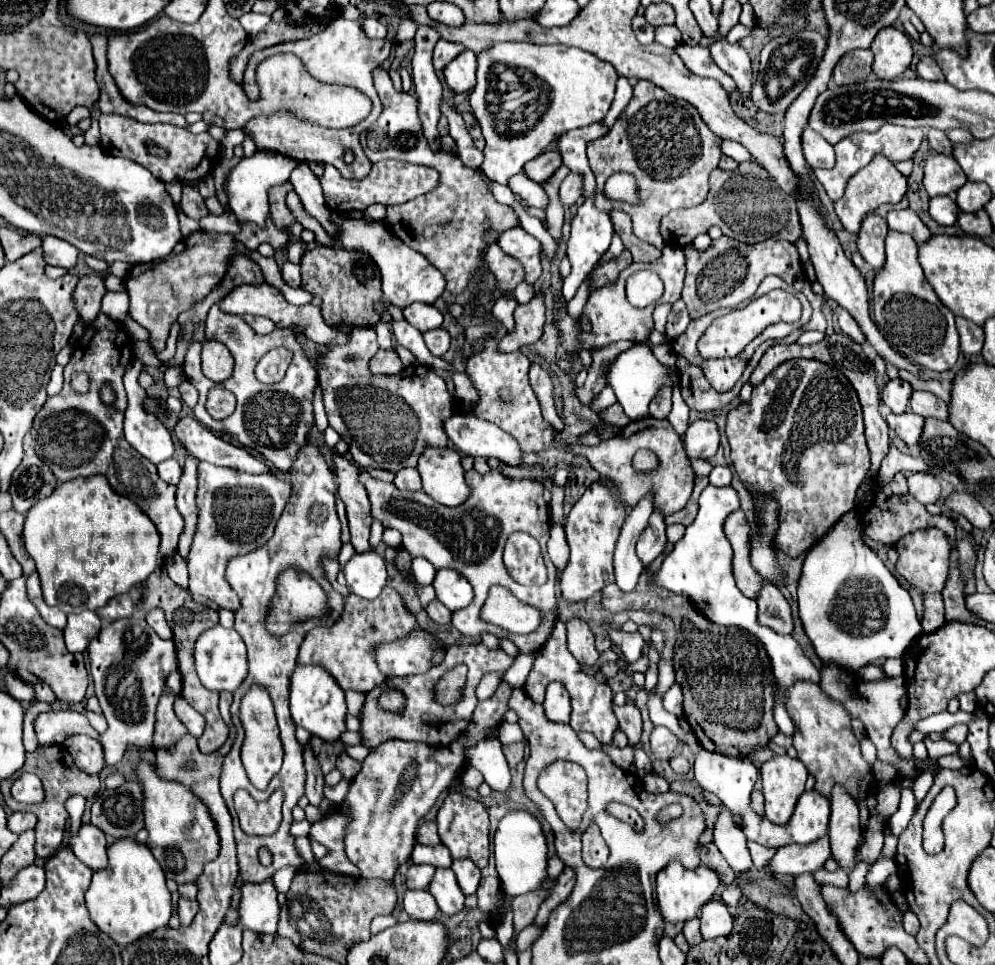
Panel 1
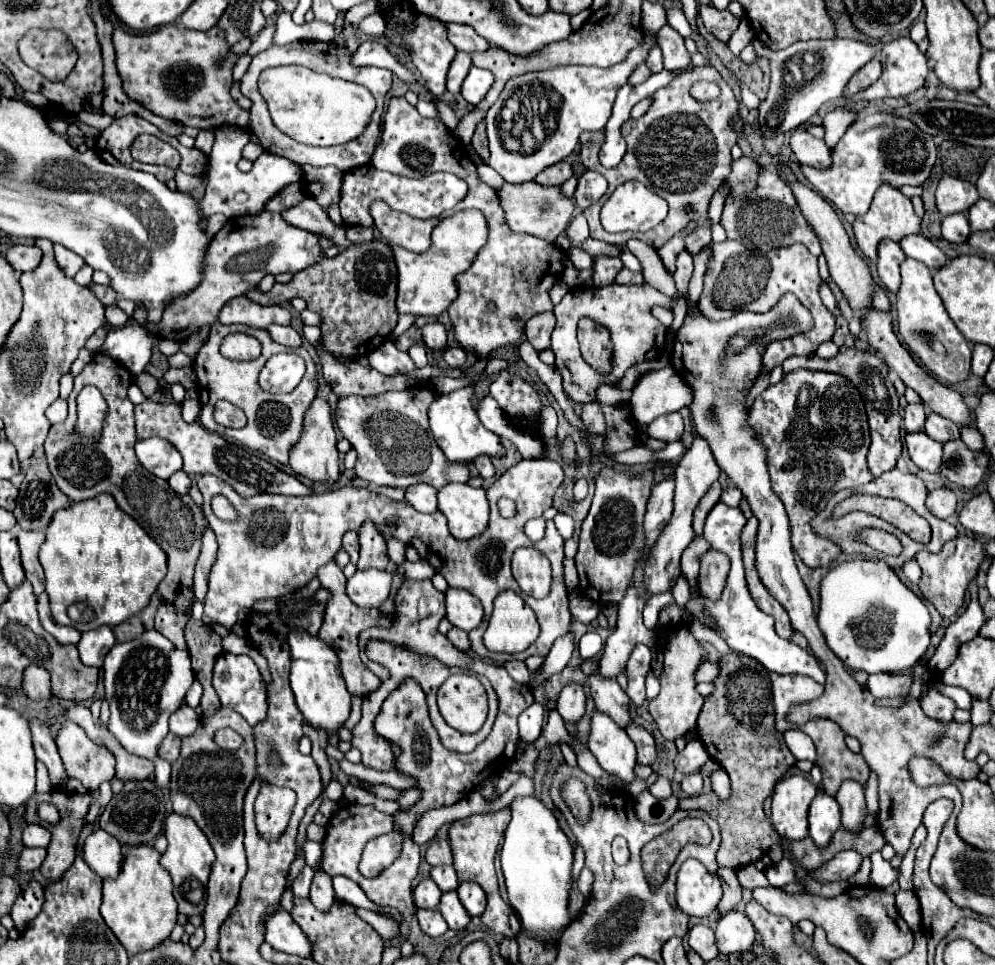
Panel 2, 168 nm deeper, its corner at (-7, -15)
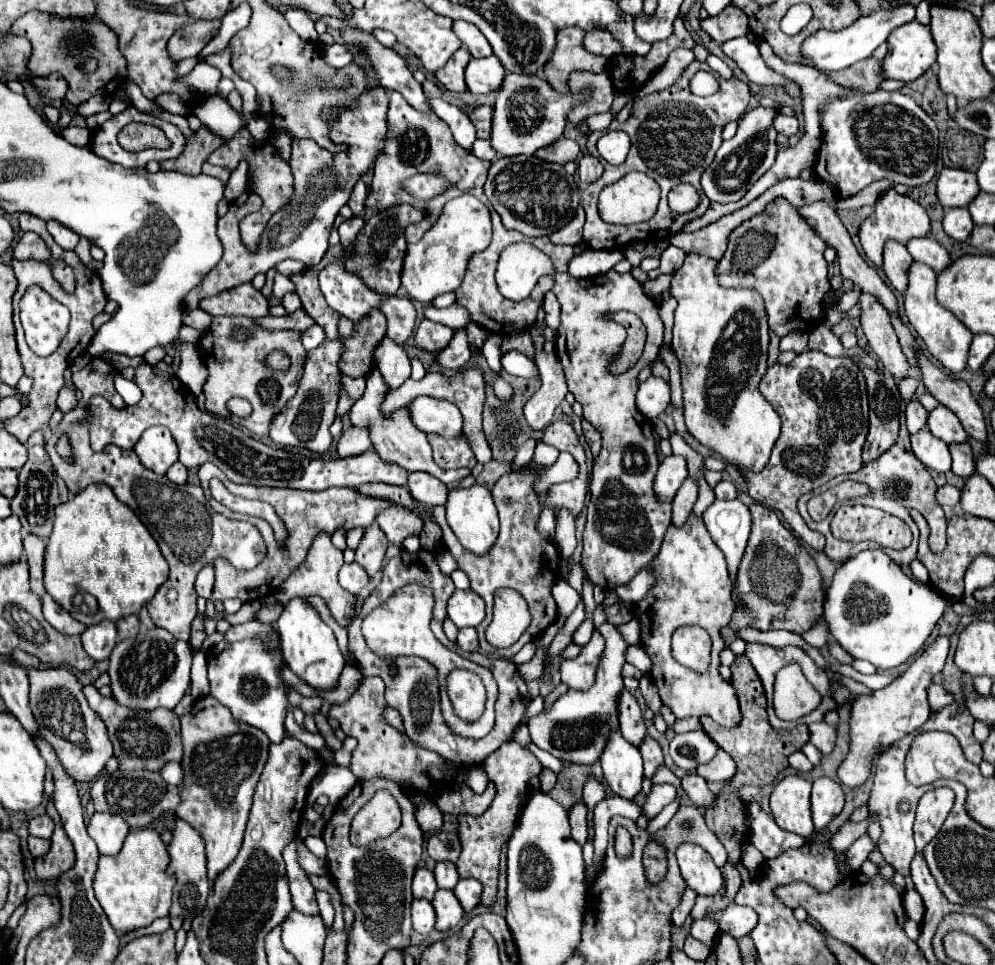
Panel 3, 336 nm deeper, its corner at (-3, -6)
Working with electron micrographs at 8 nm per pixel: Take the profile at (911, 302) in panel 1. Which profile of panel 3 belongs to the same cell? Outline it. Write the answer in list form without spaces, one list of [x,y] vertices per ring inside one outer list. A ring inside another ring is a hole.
[[[913,261],[909,267],[909,285],[905,289],[905,315],[909,325],[917,331],[917,335],[925,341],[927,351],[949,371],[959,373],[967,367],[967,353],[973,339],[973,333],[947,309],[943,309],[935,299],[935,279],[937,273],[919,261]]]

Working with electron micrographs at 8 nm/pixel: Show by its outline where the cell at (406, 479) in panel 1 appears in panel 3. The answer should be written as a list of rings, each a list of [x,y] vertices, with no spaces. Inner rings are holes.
[[[409,473],[407,489],[421,505],[445,505],[447,485],[429,473]]]

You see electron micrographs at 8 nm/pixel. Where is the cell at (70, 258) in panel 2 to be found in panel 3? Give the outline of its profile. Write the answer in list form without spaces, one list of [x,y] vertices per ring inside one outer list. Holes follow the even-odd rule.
[[[47,223],[47,231],[55,239],[55,243],[65,251],[73,251],[75,245],[79,243],[79,237],[73,235],[73,231],[65,231],[65,227],[61,227],[61,223]]]

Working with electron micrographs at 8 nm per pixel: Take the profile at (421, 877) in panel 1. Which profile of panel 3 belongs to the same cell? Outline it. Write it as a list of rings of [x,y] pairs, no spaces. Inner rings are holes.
[[[417,869],[415,875],[413,875],[413,897],[423,897],[423,899],[433,899],[435,891],[437,891],[437,883],[435,883],[435,877],[433,877],[433,871],[429,869]]]

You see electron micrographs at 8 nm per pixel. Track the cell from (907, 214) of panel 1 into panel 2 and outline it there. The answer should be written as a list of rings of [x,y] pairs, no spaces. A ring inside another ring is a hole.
[[[913,234],[913,236],[903,238],[901,248],[909,258],[923,262],[933,272],[937,272],[939,268],[943,268],[943,264],[947,264],[947,256],[931,240],[927,240],[923,234]]]

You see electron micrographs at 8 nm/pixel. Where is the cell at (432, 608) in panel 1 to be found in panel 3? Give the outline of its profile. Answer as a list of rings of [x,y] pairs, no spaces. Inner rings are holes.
[[[467,627],[467,629],[461,629],[459,635],[457,635],[457,645],[463,649],[463,651],[475,651],[479,647],[479,641],[477,641],[477,631]]]

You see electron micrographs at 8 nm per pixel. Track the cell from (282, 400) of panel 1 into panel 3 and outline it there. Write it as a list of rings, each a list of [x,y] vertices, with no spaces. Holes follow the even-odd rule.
[[[213,317],[209,335],[213,339],[211,347],[211,359],[213,359],[213,369],[209,369],[207,383],[203,385],[205,393],[205,411],[225,417],[225,403],[231,397],[243,397],[251,403],[253,413],[247,419],[235,419],[237,425],[243,425],[249,433],[257,437],[269,437],[269,427],[275,415],[283,411],[287,401],[295,395],[297,385],[303,375],[303,365],[305,365],[305,349],[299,341],[299,331],[269,331],[257,325],[257,321],[247,317]],[[233,325],[247,325],[247,329],[253,333],[251,339],[245,343],[233,341],[231,331]],[[281,349],[287,355],[291,355],[291,367],[287,373],[273,373],[265,367],[263,357],[273,351]]]

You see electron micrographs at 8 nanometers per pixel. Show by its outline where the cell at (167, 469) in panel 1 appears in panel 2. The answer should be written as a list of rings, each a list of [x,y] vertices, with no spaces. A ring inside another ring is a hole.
[[[179,470],[179,472],[175,472],[175,474],[169,478],[169,486],[171,486],[177,494],[187,494],[189,488],[191,488],[191,480],[189,480],[189,476],[187,476],[183,470]]]

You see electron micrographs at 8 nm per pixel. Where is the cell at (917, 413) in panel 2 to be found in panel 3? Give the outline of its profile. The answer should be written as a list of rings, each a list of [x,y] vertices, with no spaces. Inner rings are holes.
[[[915,399],[909,401],[905,417],[907,417],[907,429],[909,429],[909,433],[921,431],[925,427],[925,423],[927,423],[927,411]]]

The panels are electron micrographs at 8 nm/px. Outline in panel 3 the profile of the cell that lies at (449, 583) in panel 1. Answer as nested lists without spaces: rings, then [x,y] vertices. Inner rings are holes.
[[[455,589],[447,603],[449,619],[461,627],[477,627],[485,617],[485,601],[471,589]]]

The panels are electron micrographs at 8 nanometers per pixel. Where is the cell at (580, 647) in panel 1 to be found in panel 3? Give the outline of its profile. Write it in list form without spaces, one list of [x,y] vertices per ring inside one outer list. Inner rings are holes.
[[[623,689],[619,693],[617,711],[619,711],[619,731],[621,731],[621,735],[629,743],[639,745],[641,737],[645,737],[647,731],[645,731],[645,723],[643,723],[643,715],[641,715],[639,703],[627,689]]]

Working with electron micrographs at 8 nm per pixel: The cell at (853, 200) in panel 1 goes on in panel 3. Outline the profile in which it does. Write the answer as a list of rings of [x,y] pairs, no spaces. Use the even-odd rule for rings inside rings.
[[[887,189],[879,195],[873,213],[861,223],[859,227],[859,239],[861,239],[861,247],[867,255],[867,259],[881,267],[883,261],[883,245],[887,239],[895,239],[899,243],[907,243],[913,237],[925,237],[929,233],[929,217],[925,213],[925,209],[913,201],[909,195],[899,195],[895,189]]]

